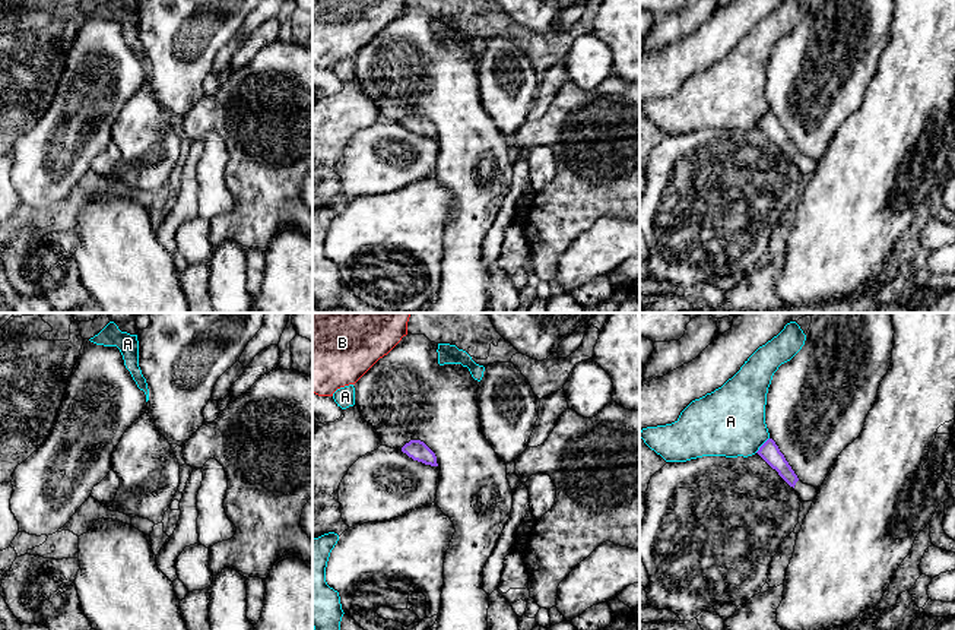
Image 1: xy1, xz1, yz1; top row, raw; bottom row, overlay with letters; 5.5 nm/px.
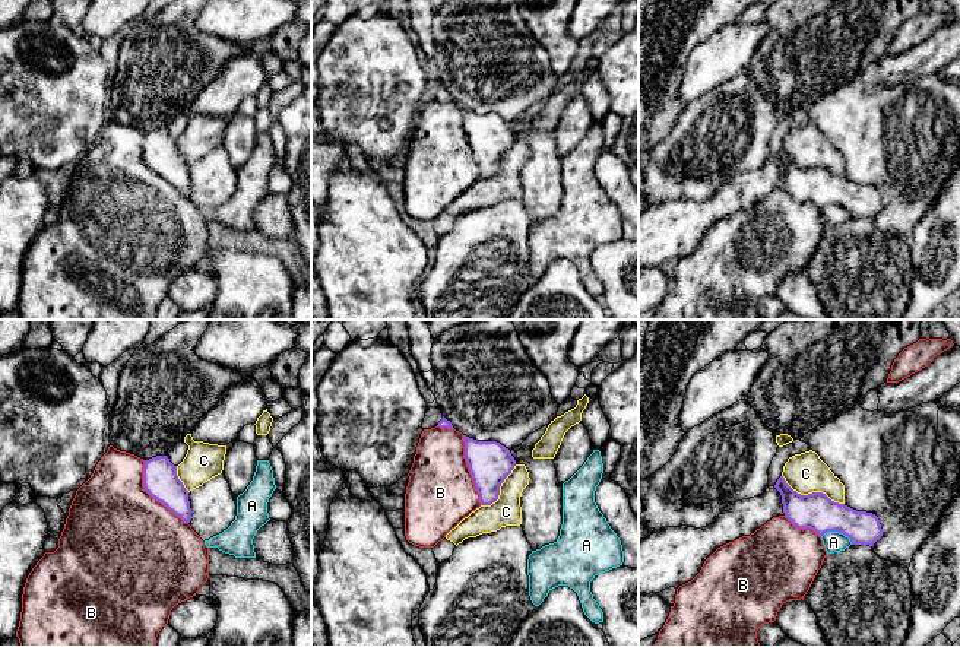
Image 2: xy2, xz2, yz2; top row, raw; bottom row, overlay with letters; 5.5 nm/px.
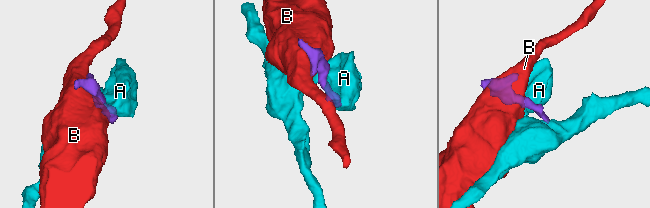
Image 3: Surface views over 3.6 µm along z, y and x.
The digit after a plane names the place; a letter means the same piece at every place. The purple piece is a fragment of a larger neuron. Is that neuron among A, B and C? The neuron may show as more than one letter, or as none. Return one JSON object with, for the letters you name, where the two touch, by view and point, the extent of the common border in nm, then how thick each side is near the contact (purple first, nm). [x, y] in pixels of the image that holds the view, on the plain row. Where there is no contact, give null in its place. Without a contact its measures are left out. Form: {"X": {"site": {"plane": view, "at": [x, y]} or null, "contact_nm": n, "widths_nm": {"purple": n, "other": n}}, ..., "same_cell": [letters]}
{"same_cell": []}

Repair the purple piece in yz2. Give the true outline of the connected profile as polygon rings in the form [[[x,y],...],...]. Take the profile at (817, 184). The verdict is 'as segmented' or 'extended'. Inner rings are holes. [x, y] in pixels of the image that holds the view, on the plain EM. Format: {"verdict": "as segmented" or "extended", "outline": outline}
{"verdict": "as segmented", "outline": [[[783,149],[777,152],[774,161],[782,168],[785,190],[798,202],[811,202],[818,209],[839,204],[847,209],[852,218],[872,219],[883,209],[880,193],[872,185],[834,175],[823,165],[801,168]]]}

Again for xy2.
{"verdict": "as segmented", "outline": [[[167,129],[145,133],[143,161],[184,196],[190,196],[191,181],[188,164],[177,149],[177,139]]]}

